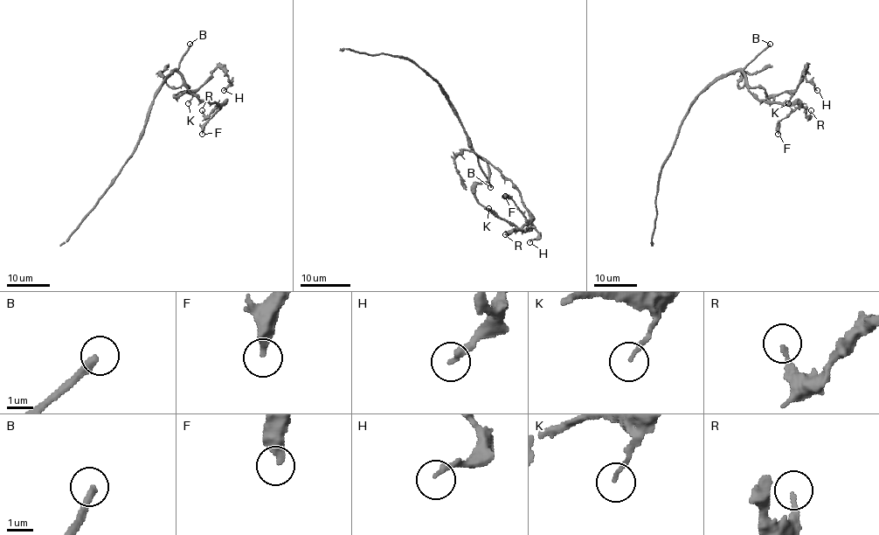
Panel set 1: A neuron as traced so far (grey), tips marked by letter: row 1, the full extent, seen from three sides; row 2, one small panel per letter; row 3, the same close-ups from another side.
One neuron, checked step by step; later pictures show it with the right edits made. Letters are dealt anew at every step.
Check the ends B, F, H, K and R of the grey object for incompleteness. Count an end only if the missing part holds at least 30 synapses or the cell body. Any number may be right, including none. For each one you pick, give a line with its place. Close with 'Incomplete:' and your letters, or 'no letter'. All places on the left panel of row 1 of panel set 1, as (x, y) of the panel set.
B: (190, 44)
Incomplete: B

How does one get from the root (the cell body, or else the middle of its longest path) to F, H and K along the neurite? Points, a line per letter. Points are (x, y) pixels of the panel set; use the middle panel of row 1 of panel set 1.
F: (455, 110), (473, 150), (512, 184), (526, 210), (522, 212), (505, 196)
H: (455, 110), (488, 165), (476, 200), (520, 230), (534, 227), (529, 242)
K: (455, 110), (473, 150), (488, 165), (488, 178), (479, 183), (475, 189), (476, 200), (488, 208)

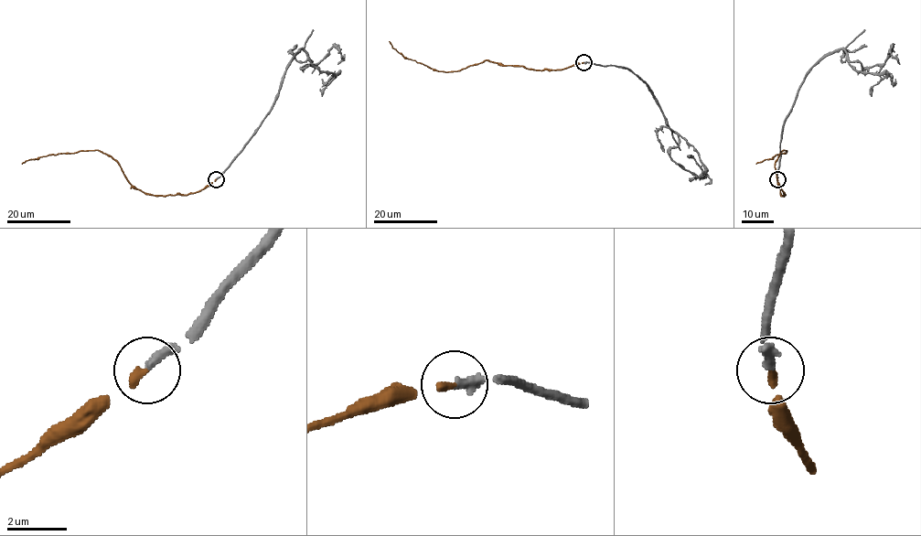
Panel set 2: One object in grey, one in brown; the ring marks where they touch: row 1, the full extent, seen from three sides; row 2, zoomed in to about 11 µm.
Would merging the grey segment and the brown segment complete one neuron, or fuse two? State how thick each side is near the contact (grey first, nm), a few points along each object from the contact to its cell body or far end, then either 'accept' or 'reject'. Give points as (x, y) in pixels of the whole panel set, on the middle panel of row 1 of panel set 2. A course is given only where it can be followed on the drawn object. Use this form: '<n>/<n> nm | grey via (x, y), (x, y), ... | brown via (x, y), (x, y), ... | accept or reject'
300/240 nm | grey via (583, 62), (630, 69), (651, 90), (679, 136), (669, 156), (699, 177), (707, 176), (705, 185) | brown via (583, 62), (561, 69), (534, 70), (485, 59), (465, 69), (445, 71), (405, 58), (389, 41) | accept

